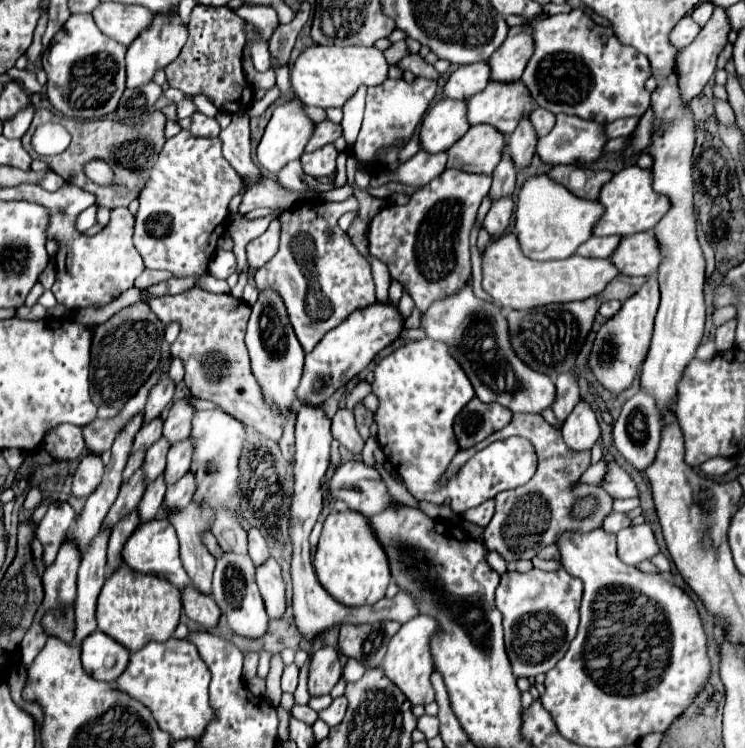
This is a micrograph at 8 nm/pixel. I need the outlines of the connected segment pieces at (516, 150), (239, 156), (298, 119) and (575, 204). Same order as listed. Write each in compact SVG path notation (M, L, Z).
M523 115L523 119L519 121L519 127L509 137L507 153L511 155L511 159L517 167L527 167L533 153L535 153L535 145L537 145L535 129L531 127L529 115Z
M233 115L233 121L227 129L221 129L219 139L223 143L223 157L231 167L247 181L257 181L263 173L251 159L251 141L249 141L249 115Z
M289 97L283 103L279 103L275 107L275 111L265 127L265 133L261 137L261 143L257 147L257 159L259 159L261 167L265 167L271 175L277 175L289 161L301 157L307 141L311 139L313 127L315 127L315 123L305 113L305 105L301 103L299 97Z
M547 175L531 177L523 183L517 195L515 211L515 235L519 239L523 255L535 261L567 259L575 249L591 237L593 225L603 215L603 205L599 201L589 201L575 197L563 185L551 181Z

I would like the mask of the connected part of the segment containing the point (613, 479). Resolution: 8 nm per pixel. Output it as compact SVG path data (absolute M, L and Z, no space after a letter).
M615 461L609 463L609 471L605 481L601 483L601 487L607 489L607 493L613 499L627 499L627 497L639 497L637 485L635 481L627 475L627 471L623 471Z

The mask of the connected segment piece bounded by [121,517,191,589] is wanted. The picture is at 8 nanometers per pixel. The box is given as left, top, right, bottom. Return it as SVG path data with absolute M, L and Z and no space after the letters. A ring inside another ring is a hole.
M163 517L153 519L151 523L137 525L137 529L131 533L131 537L127 539L127 543L121 551L121 559L123 559L125 565L129 565L135 571L151 573L151 575L157 575L157 577L171 581L177 589L183 589L191 583L189 575L185 573L185 569L181 565L181 559L179 559L179 541L177 541L175 529Z

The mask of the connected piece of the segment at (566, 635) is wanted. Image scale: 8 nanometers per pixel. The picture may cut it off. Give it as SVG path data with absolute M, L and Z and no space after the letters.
M563 567L549 573L541 569L531 569L529 573L507 571L501 577L495 603L503 615L505 647L517 677L535 677L539 673L547 673L565 655L577 633L581 593L581 581L567 575Z

